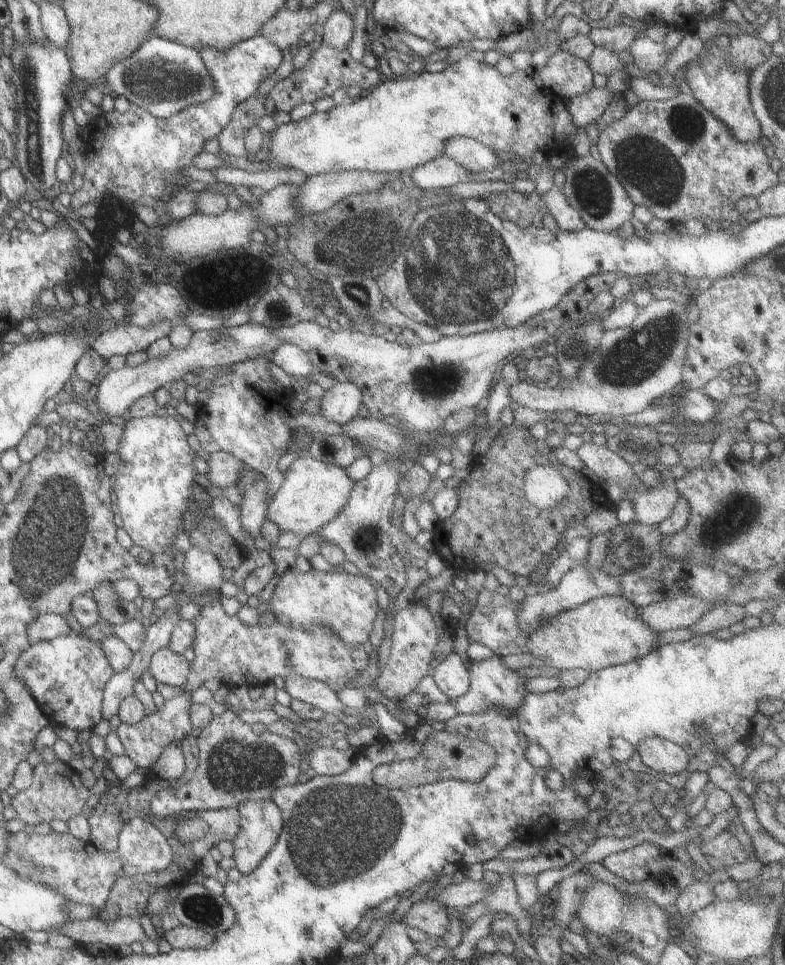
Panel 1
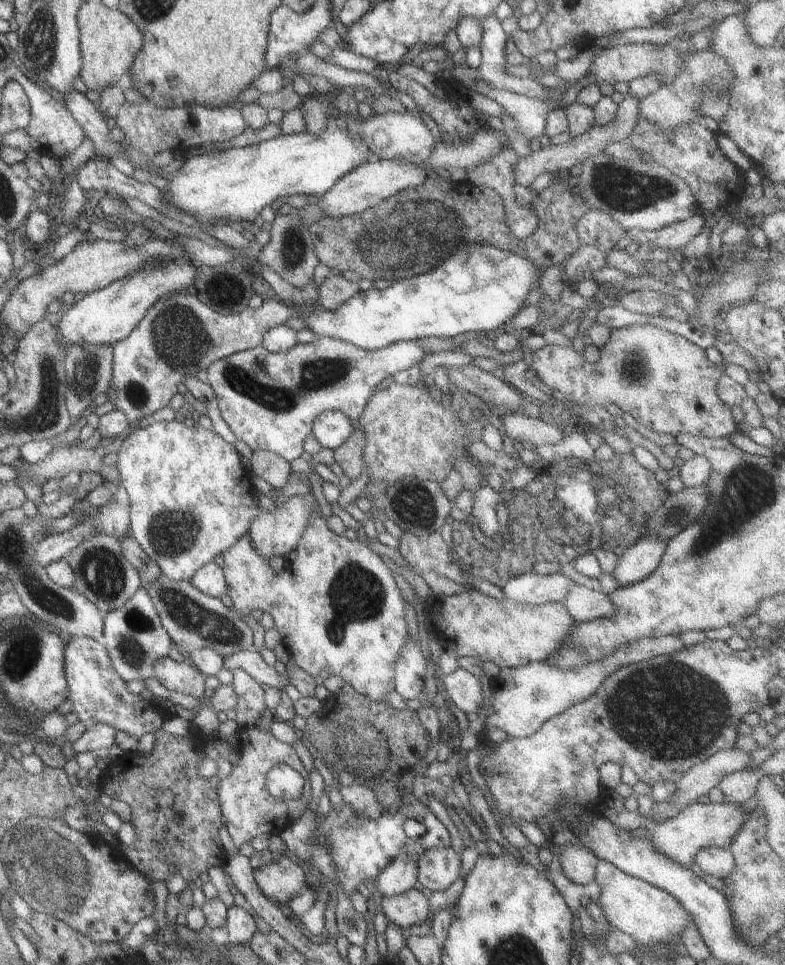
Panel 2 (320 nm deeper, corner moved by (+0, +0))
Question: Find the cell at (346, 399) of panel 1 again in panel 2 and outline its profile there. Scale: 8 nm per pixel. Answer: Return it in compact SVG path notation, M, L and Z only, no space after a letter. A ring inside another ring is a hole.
M323 411L312 424L313 438L322 446L335 450L352 433L352 421L339 411Z

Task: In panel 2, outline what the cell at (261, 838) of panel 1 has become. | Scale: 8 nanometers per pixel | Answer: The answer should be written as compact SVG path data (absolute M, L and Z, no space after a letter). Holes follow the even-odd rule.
M284 855L271 864L252 869L259 890L271 901L287 905L289 899L306 888L303 870Z

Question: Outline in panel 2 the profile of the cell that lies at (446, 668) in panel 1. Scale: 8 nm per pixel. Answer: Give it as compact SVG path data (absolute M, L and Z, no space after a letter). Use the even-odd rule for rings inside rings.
M458 667L453 672L443 675L441 679L449 701L466 715L476 712L483 698L479 678Z

